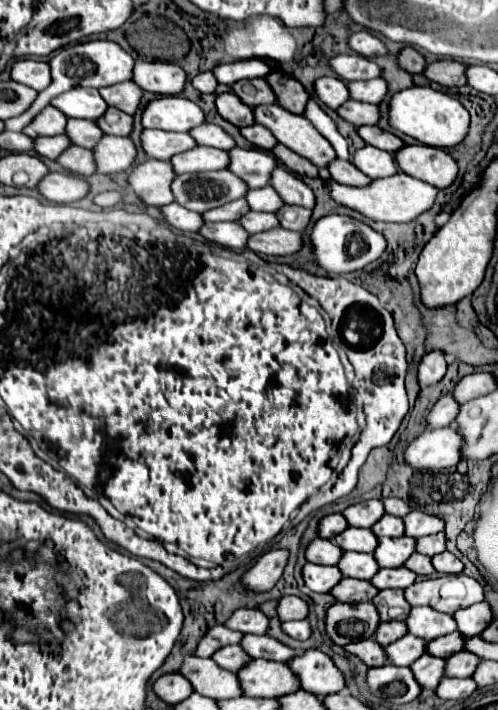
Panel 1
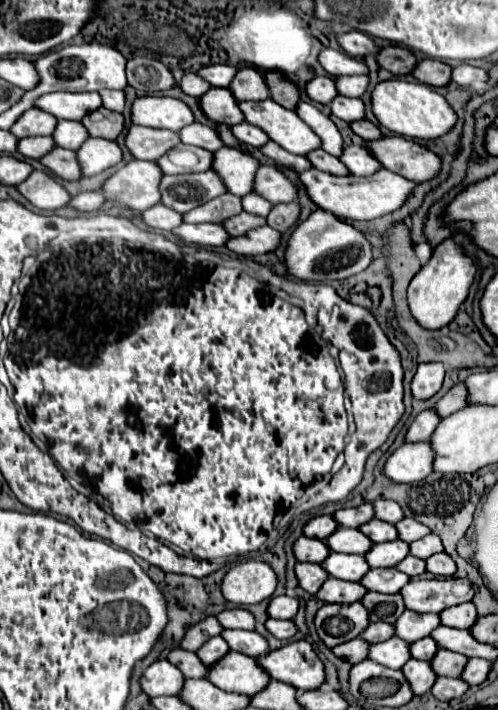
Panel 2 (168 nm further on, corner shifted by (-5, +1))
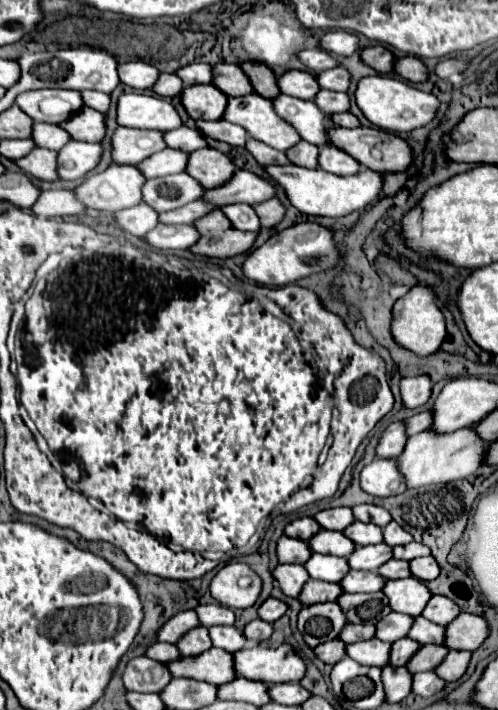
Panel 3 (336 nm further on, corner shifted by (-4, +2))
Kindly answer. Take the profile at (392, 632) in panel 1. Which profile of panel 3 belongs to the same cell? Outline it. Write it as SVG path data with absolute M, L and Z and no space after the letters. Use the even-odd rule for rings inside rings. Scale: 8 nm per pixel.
M348 624L348 628L344 628L340 638L346 644L354 644L354 642L370 640L370 638L374 638L374 634L376 634L376 626L374 624Z

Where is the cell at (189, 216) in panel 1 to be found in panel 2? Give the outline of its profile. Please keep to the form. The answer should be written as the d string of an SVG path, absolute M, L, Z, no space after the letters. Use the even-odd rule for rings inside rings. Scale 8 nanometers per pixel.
M157 203L157 205L149 207L149 209L145 209L145 211L141 213L141 219L143 219L143 223L149 225L149 227L153 227L153 229L165 229L165 231L171 231L171 229L175 229L177 225L183 223L183 221L181 221L181 215L175 213L175 211L169 209L169 207L165 207L163 203Z

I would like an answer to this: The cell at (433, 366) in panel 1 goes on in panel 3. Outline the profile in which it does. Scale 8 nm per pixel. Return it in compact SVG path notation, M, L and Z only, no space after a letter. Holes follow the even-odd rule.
M410 376L400 380L400 394L408 408L420 408L428 402L432 394L430 376Z

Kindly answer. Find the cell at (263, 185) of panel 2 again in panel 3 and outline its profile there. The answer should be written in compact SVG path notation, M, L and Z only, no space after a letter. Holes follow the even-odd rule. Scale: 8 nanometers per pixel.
M238 170L236 176L232 176L230 184L224 184L224 188L206 190L204 200L216 200L218 204L234 204L234 202L246 202L246 204L260 204L264 200L270 200L276 196L276 186L248 170Z

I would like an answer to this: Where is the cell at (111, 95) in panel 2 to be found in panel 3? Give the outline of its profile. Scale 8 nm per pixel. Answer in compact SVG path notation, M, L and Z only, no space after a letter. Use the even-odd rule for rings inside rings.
M88 90L88 92L82 92L84 96L84 104L98 110L98 112L108 112L110 108L110 96L104 94L104 92L98 92L98 90Z

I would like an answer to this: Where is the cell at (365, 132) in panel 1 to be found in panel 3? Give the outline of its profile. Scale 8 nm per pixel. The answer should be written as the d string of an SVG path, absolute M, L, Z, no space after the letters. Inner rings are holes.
M342 112L342 114L332 114L332 120L336 126L342 126L342 128L358 128L360 122L354 114L350 112Z

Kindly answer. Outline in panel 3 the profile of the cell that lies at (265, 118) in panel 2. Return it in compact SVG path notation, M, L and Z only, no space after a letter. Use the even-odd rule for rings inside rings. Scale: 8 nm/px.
M258 94L230 98L224 120L246 128L252 138L282 152L302 140L292 124L276 116L272 100L260 98Z

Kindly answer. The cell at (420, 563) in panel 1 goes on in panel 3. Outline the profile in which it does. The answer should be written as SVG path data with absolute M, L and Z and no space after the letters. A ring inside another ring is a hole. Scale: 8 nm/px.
M396 558L388 560L386 564L382 564L382 566L378 568L378 572L380 572L382 576L388 576L388 578L408 578L408 576L412 576L412 574L410 574L410 562L396 560Z

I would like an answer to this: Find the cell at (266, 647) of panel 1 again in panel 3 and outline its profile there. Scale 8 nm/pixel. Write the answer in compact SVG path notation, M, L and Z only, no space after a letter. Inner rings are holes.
M212 626L210 638L216 648L224 648L228 652L238 652L246 644L246 636L236 626Z

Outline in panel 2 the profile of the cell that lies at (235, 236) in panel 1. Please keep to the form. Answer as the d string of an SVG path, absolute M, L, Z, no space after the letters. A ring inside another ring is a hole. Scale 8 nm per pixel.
M181 223L177 229L171 231L175 237L179 237L183 243L189 245L201 245L201 247L217 247L225 245L229 235L225 229L217 223L199 223L199 225L187 225Z

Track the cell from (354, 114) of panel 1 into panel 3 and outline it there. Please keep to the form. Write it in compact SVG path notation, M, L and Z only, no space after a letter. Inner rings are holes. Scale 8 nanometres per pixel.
M320 90L316 96L316 106L324 114L336 114L336 112L350 112L350 98L344 92L330 92Z

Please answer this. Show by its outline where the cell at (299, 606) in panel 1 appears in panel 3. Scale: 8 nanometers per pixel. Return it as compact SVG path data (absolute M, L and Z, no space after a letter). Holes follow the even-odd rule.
M268 598L260 608L258 608L258 616L266 622L276 622L280 616L284 616L288 610L288 606L278 600L278 598Z

